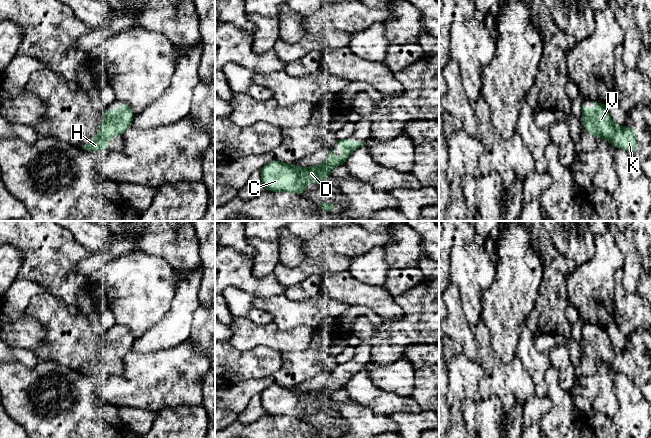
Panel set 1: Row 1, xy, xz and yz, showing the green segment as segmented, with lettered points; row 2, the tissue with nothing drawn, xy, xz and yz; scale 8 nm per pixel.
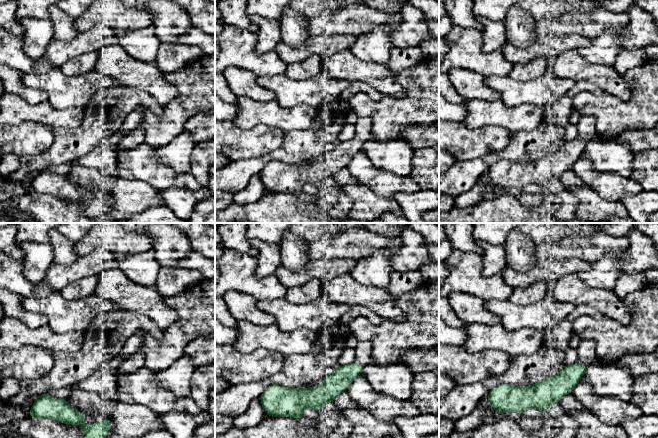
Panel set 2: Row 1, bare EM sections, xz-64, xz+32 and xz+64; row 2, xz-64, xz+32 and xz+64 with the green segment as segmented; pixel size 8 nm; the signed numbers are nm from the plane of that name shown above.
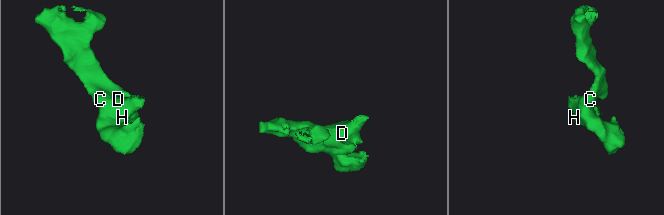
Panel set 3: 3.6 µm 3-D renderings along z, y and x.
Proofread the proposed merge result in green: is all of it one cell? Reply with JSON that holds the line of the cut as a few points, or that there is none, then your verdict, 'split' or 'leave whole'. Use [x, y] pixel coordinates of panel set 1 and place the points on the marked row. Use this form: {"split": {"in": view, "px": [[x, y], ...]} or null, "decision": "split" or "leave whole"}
{"split": null, "decision": "leave whole"}

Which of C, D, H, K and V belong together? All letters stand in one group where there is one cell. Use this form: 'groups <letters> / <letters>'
groups C D H K V

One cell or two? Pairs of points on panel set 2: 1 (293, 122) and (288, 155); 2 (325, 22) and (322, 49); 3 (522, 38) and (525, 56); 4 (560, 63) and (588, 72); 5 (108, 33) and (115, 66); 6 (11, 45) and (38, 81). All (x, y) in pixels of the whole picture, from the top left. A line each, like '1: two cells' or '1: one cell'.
1: two cells
2: two cells
3: two cells
4: one cell
5: two cells
6: two cells

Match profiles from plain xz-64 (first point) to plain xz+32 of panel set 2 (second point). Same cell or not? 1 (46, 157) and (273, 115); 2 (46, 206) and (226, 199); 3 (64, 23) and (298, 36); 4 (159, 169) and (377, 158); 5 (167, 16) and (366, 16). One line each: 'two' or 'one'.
1: two
2: two
3: one
4: two
5: two

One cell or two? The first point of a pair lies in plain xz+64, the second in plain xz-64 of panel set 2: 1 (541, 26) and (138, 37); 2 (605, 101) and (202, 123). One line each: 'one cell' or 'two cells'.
1: two cells
2: two cells

